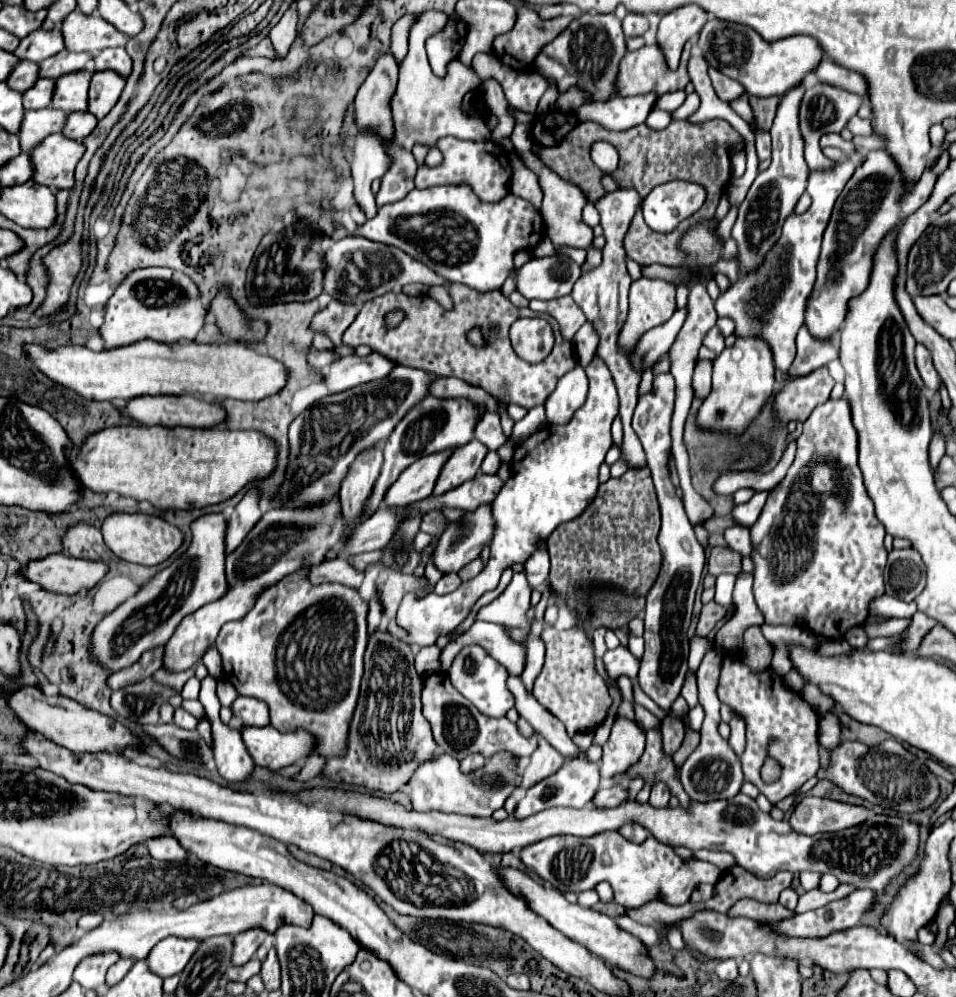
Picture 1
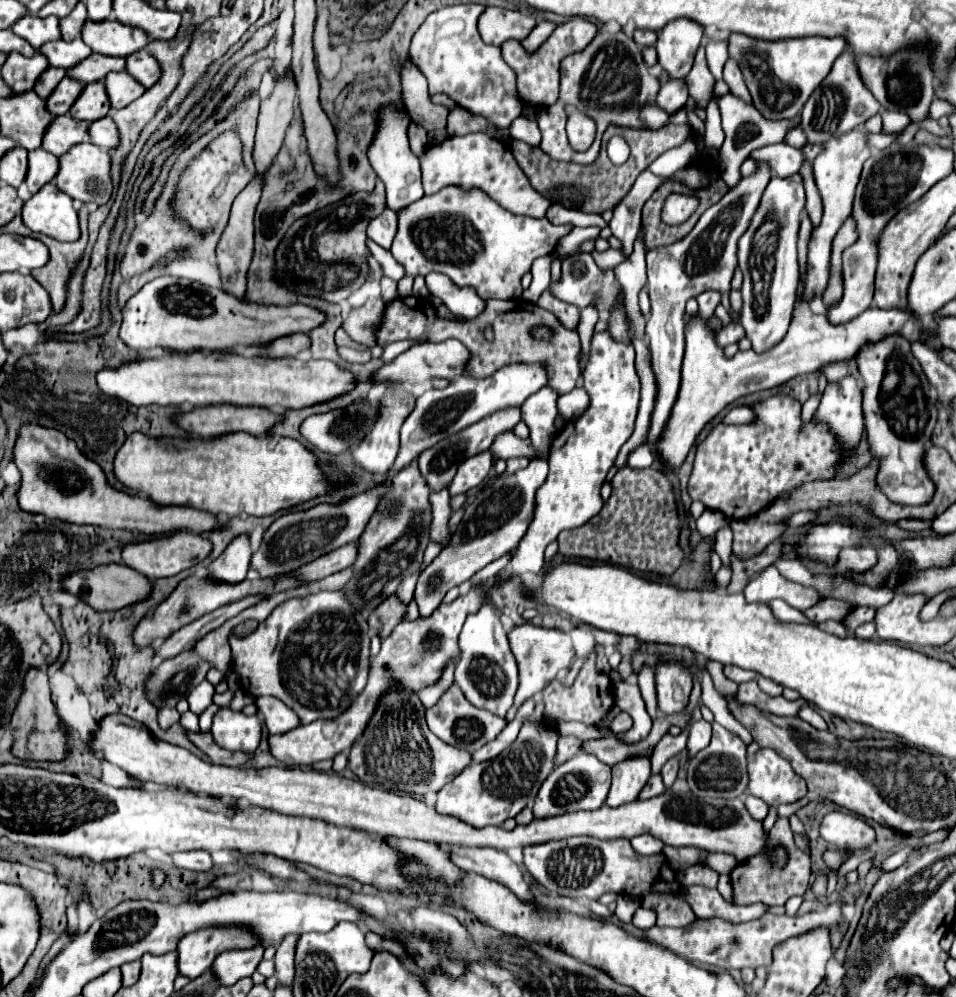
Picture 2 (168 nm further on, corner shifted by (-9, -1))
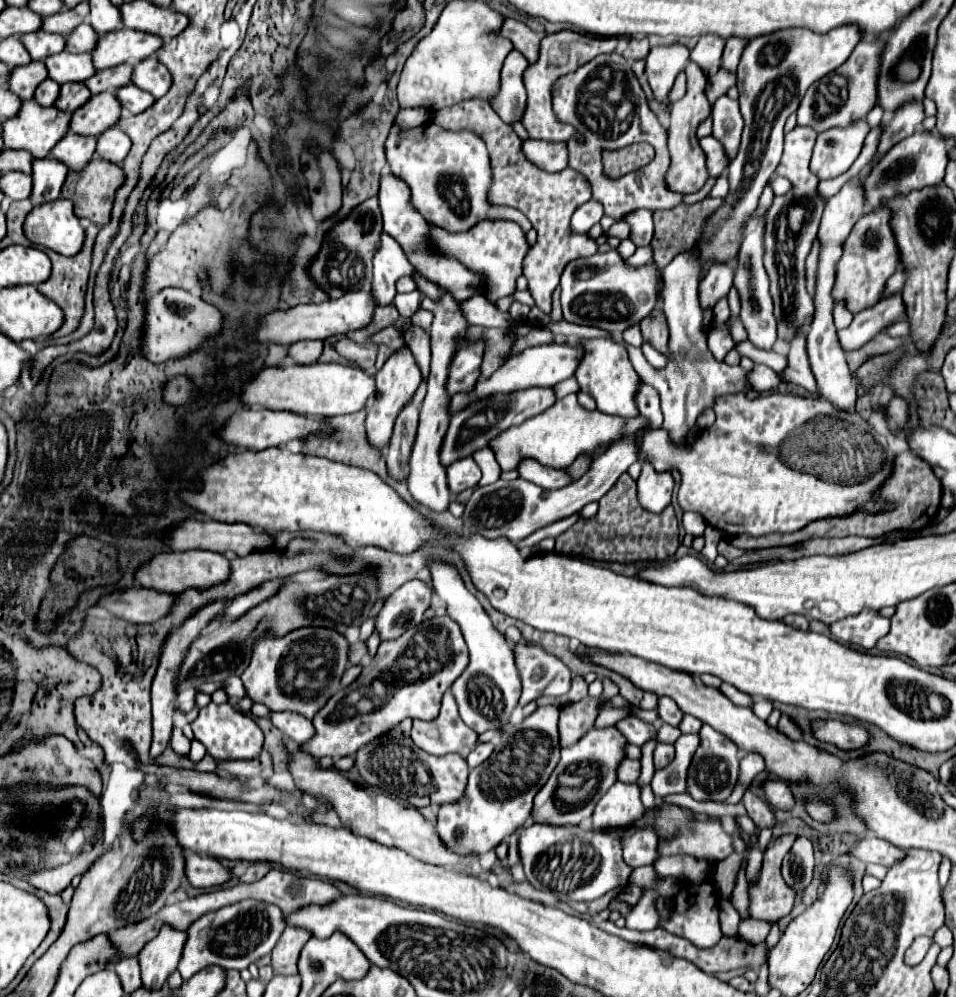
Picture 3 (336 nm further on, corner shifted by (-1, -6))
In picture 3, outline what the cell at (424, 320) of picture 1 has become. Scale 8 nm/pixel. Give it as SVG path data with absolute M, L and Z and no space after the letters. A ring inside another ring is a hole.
M530 329L530 333L522 339L516 339L514 343L514 353L520 353L520 349L526 349L526 347L534 347L534 345L542 345L542 343L548 343L548 341L554 341L554 335L548 331L548 329Z

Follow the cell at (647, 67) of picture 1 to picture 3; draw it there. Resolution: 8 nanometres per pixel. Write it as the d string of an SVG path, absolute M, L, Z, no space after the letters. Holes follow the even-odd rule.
M688 61L686 65L686 75L688 75L688 91L684 97L671 104L670 125L668 127L668 149L670 149L670 167L664 177L664 183L670 191L674 193L696 193L698 189L704 187L708 175L704 169L704 151L700 149L696 129L698 125L710 115L710 103L706 97L706 85L708 77L702 73L702 69L694 63Z

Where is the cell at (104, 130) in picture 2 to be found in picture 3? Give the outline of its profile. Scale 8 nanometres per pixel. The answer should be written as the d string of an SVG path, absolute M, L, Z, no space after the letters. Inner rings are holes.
M112 127L112 129L108 129L108 133L102 133L98 137L96 153L110 163L122 163L128 155L130 147L132 147L130 137L124 131Z

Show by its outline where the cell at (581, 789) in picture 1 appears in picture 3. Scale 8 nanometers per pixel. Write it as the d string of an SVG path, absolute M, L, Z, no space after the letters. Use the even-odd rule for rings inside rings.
M592 727L582 739L578 739L574 745L562 749L562 759L558 767L554 769L552 777L540 789L540 793L534 797L534 809L532 817L538 823L548 825L578 825L584 819L588 819L596 807L596 801L606 795L606 791L618 781L618 765L624 761L628 741L626 737L612 727Z

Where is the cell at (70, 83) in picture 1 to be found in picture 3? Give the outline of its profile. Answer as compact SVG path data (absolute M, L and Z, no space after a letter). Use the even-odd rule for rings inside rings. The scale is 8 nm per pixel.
M104 91L92 97L84 109L76 109L72 115L70 131L76 135L102 135L110 127L114 127L120 119L122 105L114 91Z

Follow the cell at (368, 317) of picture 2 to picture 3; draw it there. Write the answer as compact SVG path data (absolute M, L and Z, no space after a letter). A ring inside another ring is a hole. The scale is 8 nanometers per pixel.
M392 325L386 327L386 329L382 329L382 331L378 331L378 333L372 335L370 339L372 339L374 343L384 343L384 345L388 345L392 351L396 351L396 349L400 349L400 345L404 345L404 335L402 335L398 329L394 329Z

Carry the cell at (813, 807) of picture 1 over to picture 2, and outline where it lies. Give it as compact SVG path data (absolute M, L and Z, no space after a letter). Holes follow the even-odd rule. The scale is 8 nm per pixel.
M828 812L820 822L820 836L840 848L868 848L874 844L874 828L860 816Z

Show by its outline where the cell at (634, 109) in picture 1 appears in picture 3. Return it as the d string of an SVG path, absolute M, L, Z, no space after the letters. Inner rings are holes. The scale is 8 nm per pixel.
M680 71L676 77L676 83L672 87L672 93L670 93L670 101L678 101L680 97L684 97L684 93L686 93L686 75L684 75L684 71Z

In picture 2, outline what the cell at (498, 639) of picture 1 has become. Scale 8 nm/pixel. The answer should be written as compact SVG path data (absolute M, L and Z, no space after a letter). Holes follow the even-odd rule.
M524 622L524 624L514 626L512 632L508 634L508 640L510 640L510 648L512 648L514 656L518 658L518 672L520 672L520 686L516 692L516 704L514 704L512 712L508 712L508 716L506 716L509 723L516 714L516 708L524 700L532 698L536 692L542 692L544 684L554 680L562 668L570 666L570 662L574 658L574 648L572 648L572 640L566 632L562 632L558 628L536 626L532 622Z

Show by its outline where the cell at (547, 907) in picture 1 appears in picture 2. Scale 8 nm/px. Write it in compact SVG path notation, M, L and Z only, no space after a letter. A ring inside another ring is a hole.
M442 846L442 848L452 852L452 860L456 866L480 874L498 884L504 884L524 902L536 902L530 882L526 882L522 868L516 866L506 852L492 848L462 848L462 846L460 848Z

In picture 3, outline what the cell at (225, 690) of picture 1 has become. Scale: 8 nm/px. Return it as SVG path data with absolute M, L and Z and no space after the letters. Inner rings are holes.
M177 687L176 703L181 711L184 707L183 713L187 713L195 707L195 696L188 689L178 689Z

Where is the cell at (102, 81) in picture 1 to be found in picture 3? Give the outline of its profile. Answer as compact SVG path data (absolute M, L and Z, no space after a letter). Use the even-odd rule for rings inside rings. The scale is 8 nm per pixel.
M126 85L124 89L118 89L116 95L120 97L120 103L124 105L124 109L134 115L150 109L156 103L156 99L150 93L138 89L136 85Z

